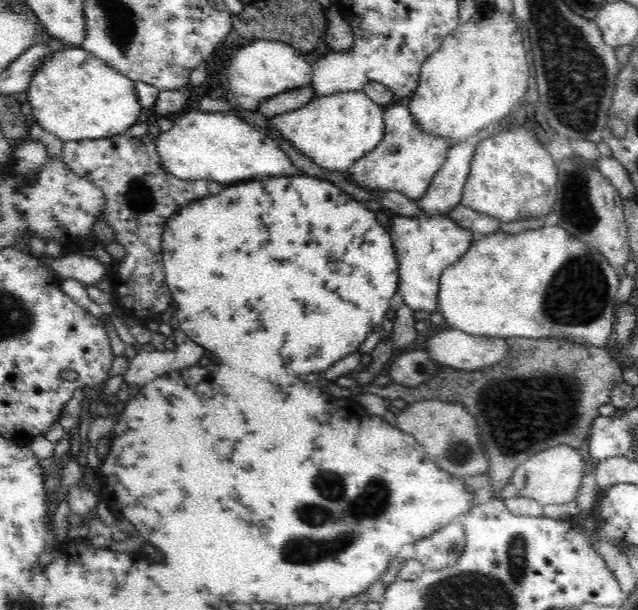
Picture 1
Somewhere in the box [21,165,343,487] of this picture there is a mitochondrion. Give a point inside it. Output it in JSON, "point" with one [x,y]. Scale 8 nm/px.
{"point":[140,197]}

